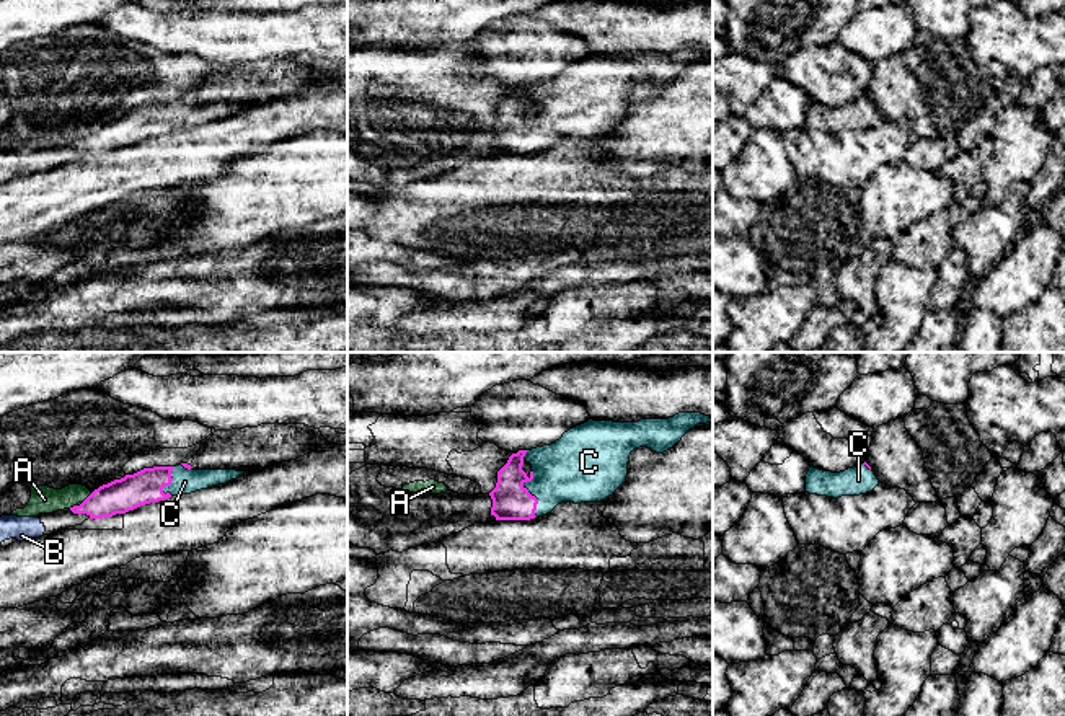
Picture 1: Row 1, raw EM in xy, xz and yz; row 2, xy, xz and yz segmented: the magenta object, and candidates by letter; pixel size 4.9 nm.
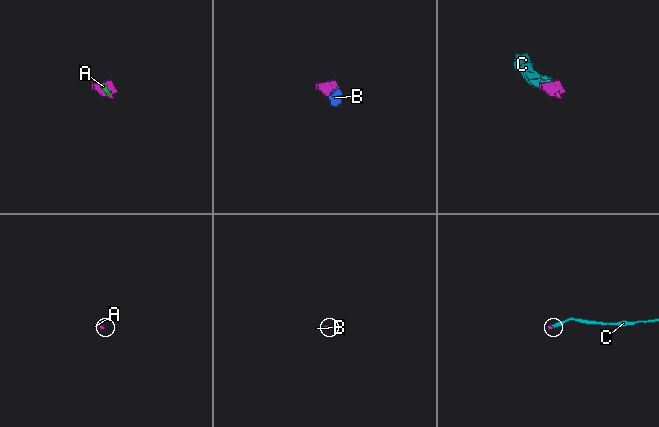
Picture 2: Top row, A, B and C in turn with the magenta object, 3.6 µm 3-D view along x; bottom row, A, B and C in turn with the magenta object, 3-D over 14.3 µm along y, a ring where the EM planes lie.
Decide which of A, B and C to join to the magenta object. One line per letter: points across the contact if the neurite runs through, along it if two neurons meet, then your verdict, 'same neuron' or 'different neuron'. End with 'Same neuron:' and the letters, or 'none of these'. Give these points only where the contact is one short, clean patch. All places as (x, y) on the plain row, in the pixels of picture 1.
A: same neuron
B: same neuron
C: same neuron
Same neuron: A, B, C

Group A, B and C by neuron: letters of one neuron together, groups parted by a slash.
A B C

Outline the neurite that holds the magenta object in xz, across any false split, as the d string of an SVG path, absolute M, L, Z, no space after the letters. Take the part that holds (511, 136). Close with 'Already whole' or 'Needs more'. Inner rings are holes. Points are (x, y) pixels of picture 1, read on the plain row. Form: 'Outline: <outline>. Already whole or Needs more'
Outline: M701 47L638 57L589 54L551 80L512 88L489 127L491 150L496 155L530 155L561 137L605 135L626 116L634 83L664 88L690 64L711 55Z. Needs more

